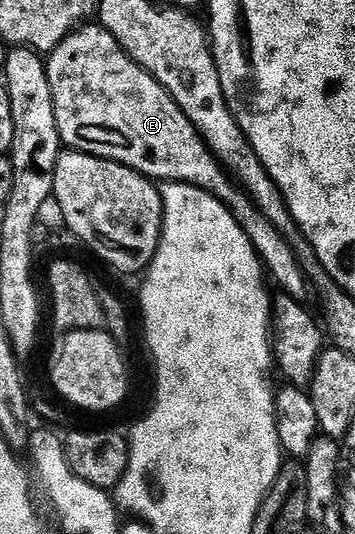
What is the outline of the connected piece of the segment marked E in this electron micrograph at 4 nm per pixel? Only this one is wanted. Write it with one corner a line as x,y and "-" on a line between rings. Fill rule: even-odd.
98,23
84,24
68,34
64,41
50,52
45,64
49,87
53,91
57,131
68,150
121,163
156,183
180,181
186,185
199,185
205,191
209,191
231,210
237,223
241,223
257,255
263,260
264,270
274,282
277,281
282,288
280,290
298,301
306,302
307,297
310,298
310,282
287,241
253,204
246,192
236,187
215,155
207,148
207,142
203,140
202,135
193,127
193,123
189,123
189,119
185,119
181,107
173,103
165,87
161,87
161,83
157,83
157,79
153,79
153,75
146,73
136,61
129,59
127,52
119,46
117,39
113,39
113,35
109,35
109,31
105,31

